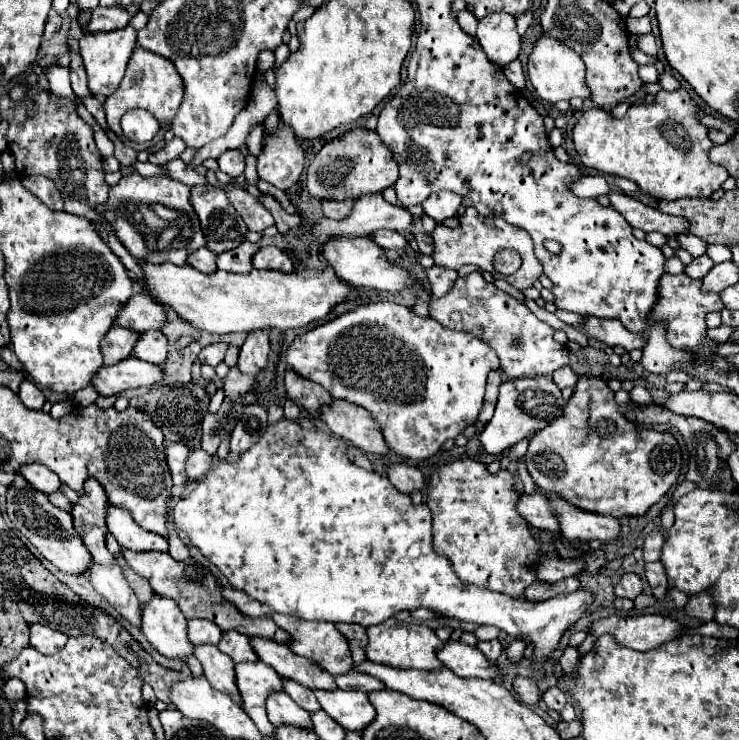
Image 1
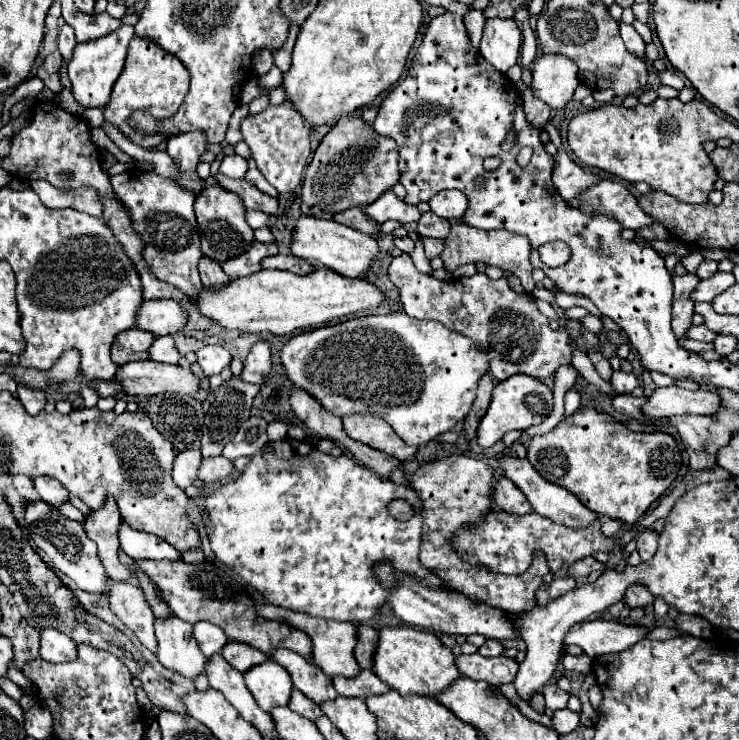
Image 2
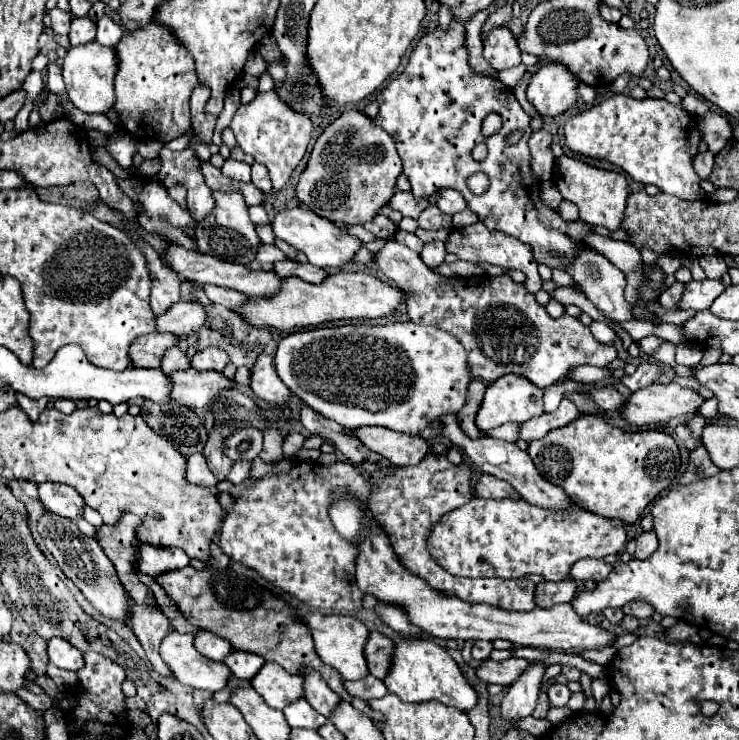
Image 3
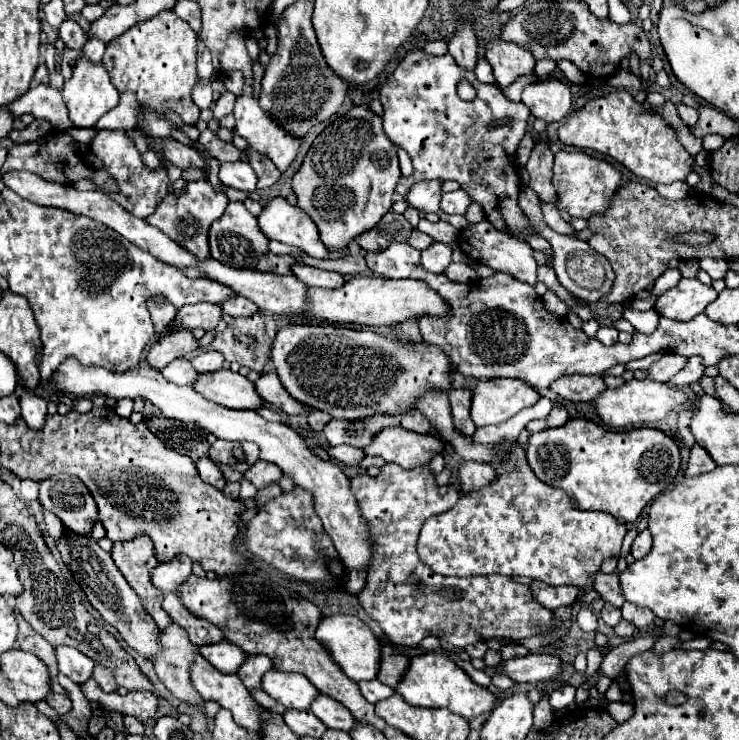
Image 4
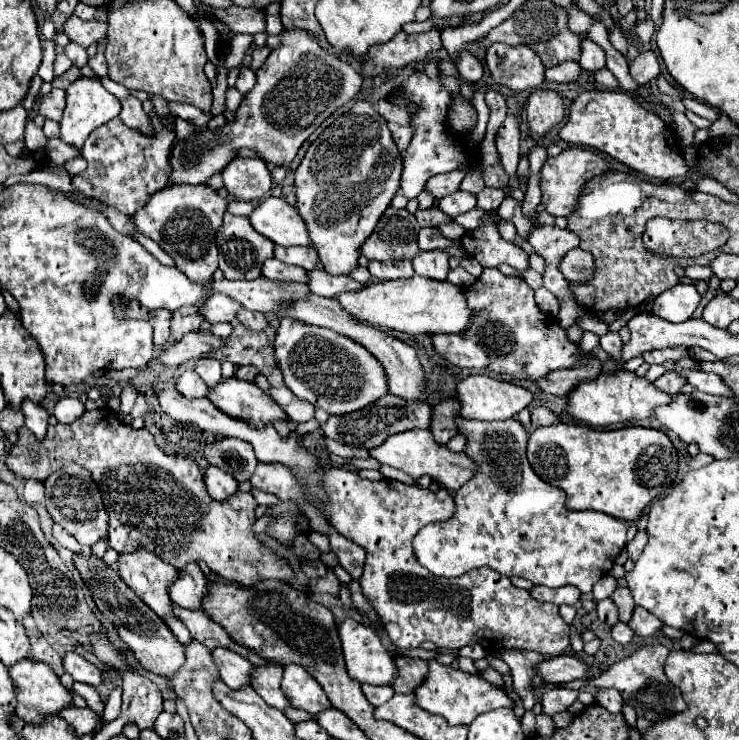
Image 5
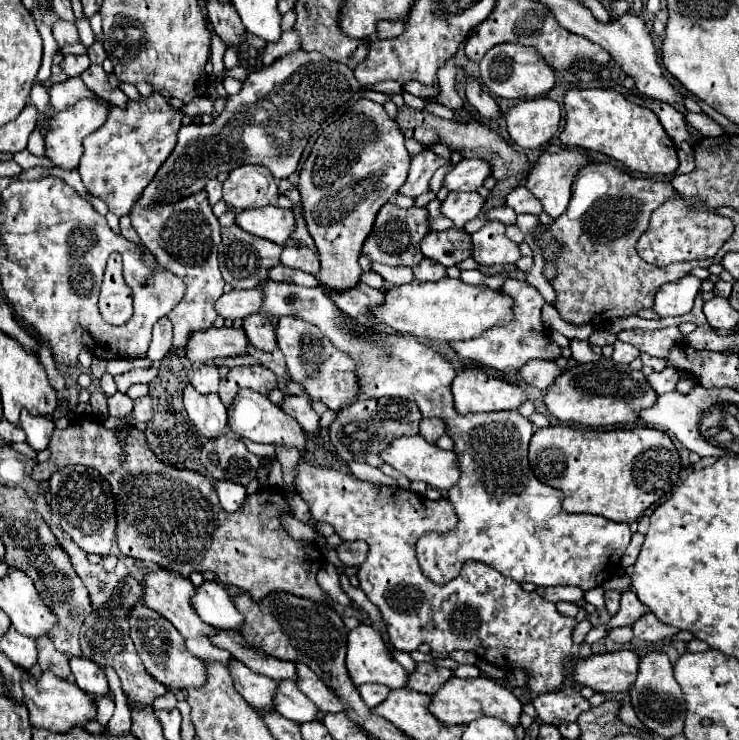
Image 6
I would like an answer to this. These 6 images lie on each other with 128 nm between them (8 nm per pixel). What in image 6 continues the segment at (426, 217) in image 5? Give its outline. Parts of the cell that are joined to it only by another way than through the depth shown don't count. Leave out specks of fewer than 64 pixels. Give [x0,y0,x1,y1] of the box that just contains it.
[426,200,454,230]

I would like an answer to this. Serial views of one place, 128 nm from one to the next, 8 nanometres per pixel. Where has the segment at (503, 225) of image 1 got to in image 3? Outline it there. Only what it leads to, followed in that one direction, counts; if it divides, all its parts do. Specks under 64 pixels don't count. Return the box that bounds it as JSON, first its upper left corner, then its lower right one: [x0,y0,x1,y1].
[446,222,542,292]

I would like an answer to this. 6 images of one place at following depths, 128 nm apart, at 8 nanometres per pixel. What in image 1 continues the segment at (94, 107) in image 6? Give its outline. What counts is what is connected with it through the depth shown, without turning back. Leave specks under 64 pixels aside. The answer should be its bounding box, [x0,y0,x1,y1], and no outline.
[80,26,136,100]

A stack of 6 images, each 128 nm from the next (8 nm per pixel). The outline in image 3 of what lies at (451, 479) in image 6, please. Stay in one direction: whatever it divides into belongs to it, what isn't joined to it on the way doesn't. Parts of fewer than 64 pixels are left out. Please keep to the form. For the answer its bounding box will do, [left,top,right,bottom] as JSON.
[356,426,520,498]

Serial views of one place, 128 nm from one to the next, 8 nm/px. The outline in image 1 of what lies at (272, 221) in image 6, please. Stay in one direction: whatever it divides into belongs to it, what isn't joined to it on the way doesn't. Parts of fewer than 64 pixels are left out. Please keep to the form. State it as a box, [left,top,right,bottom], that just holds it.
[322,236,416,292]

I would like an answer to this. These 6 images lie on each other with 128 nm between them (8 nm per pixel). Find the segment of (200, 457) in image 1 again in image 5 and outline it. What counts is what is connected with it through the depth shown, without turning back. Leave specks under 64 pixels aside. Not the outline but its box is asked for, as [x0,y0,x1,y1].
[250,464,570,658]

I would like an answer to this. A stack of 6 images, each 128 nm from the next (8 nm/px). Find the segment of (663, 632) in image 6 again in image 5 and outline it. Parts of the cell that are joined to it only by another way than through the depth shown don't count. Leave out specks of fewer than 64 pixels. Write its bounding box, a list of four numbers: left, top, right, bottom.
[628,606,662,636]

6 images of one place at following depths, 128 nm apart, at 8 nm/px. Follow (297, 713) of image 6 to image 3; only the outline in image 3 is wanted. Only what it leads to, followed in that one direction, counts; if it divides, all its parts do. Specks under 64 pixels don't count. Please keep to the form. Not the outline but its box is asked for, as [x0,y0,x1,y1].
[224,650,266,680]

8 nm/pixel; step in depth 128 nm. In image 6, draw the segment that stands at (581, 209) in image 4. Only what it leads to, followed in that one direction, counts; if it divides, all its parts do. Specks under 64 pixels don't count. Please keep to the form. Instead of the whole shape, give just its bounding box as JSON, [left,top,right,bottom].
[526,150,588,218]

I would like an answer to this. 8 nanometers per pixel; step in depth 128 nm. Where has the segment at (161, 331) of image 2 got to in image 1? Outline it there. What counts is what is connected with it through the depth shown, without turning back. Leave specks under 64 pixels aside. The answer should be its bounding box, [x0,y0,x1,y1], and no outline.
[116,294,166,332]

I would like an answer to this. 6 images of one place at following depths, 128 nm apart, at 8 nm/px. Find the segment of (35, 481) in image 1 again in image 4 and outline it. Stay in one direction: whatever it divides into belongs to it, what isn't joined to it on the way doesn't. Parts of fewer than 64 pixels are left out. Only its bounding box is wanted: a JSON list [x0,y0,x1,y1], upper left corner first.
[40,474,98,536]

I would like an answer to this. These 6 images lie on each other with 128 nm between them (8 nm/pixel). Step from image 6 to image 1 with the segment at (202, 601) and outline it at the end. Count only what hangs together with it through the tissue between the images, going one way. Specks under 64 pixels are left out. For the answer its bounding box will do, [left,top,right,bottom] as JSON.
[108,506,168,552]

